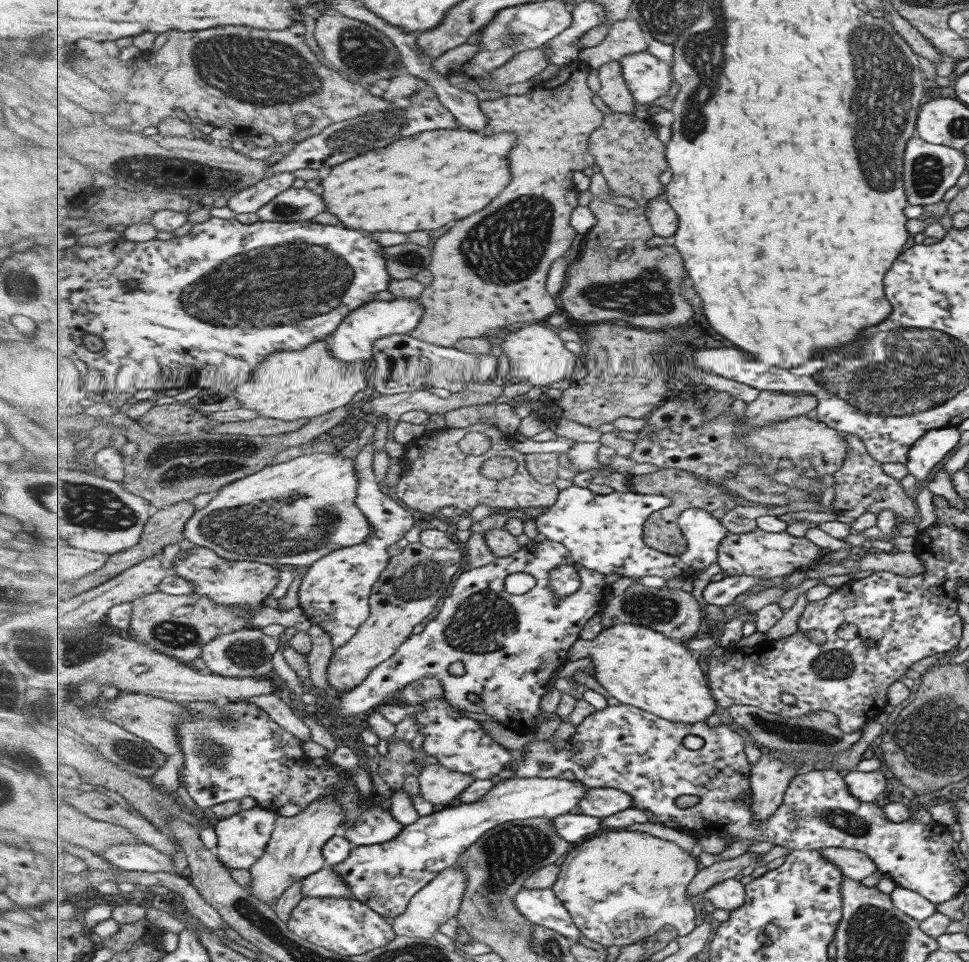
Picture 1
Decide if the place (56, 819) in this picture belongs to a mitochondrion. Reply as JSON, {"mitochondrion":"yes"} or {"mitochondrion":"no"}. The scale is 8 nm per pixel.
{"mitochondrion":"no"}

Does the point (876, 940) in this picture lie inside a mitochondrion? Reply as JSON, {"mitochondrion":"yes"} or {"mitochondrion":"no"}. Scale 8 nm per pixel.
{"mitochondrion":"yes"}

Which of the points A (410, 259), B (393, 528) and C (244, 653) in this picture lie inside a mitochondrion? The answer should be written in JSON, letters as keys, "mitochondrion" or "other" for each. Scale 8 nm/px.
{"A":"mitochondrion","B":"other","C":"mitochondrion"}

